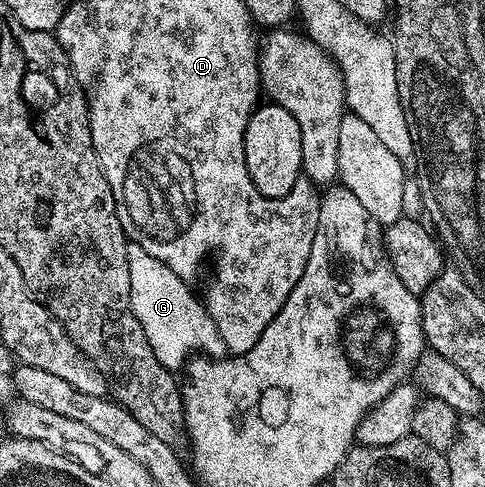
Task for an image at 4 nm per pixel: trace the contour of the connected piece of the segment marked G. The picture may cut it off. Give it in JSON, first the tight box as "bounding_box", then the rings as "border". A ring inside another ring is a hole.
{"bounding_box":[127,244,228,372],"border":[[[134,244],[127,247],[127,263],[131,311],[149,340],[153,356],[161,360],[164,368],[172,372],[182,371],[189,359],[200,352],[214,359],[228,353],[221,340],[221,332],[217,332],[217,324],[213,324],[207,315],[206,305],[200,299],[198,302],[194,292],[187,287],[190,286],[188,279],[177,276],[177,272],[161,264],[157,256],[149,256],[145,248]]]}

